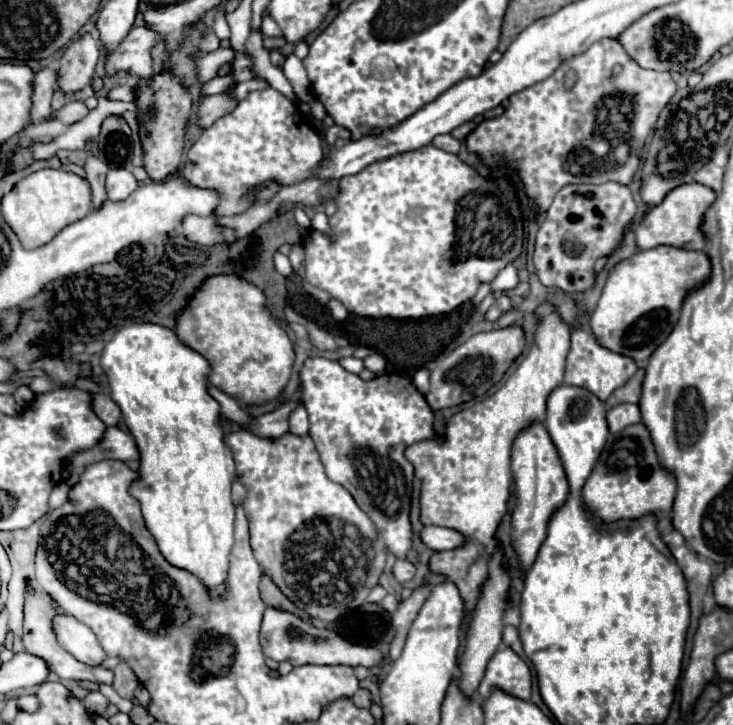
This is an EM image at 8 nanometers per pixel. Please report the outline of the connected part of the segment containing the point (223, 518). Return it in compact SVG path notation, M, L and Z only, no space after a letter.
M131 323L131 327L121 327L119 331L115 331L115 335L111 337L111 341L105 343L105 349L101 353L101 363L99 363L109 379L109 387L111 387L111 399L121 407L123 413L123 421L129 427L131 435L135 437L135 443L139 447L141 453L141 469L139 469L139 481L133 483L131 487L131 495L141 503L141 511L147 523L147 529L151 531L151 535L155 537L161 553L165 555L165 559L181 569L191 571L193 575L197 575L211 593L221 593L225 589L225 577L227 577L227 569L229 569L229 551L233 547L233 521L235 521L235 507L231 503L231 483L235 479L235 463L231 457L229 447L223 441L223 431L219 425L219 403L209 395L209 373L211 367L207 363L207 359L203 359L203 355L199 355L197 351L191 351L191 347L179 343L177 335L173 329L167 329L163 325L157 323Z

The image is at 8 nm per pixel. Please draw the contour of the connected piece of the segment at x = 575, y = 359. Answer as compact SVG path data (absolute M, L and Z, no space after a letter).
M573 331L571 333L571 351L567 355L567 367L565 367L565 385L575 385L591 391L599 401L607 401L607 397L621 385L629 381L629 377L637 371L637 365L633 359L627 359L625 355L607 351L601 347L595 337L589 331Z

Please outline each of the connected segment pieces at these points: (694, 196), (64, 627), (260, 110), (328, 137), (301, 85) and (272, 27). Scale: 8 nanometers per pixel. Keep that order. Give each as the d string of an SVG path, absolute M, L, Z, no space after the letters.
M685 183L685 185L675 187L649 215L643 217L643 221L635 229L637 247L653 249L659 245L671 245L671 247L681 247L681 249L689 249L689 251L703 251L707 241L705 241L699 225L701 225L701 219L703 219L707 207L713 201L715 201L715 193L701 183Z
M57 613L51 619L51 629L55 631L57 643L83 663L99 665L107 657L101 645L97 643L95 633L87 625L79 623L73 615Z
M265 87L259 91L251 91L229 115L221 117L209 129L201 133L201 137L193 143L187 155L187 163L181 169L181 175L197 187L217 189L221 193L221 205L215 215L237 215L249 209L253 203L251 199L243 199L243 193L257 183L267 179L279 179L283 185L293 185L307 179L309 171L321 161L323 157L323 143L319 135L301 119L295 103L283 97L273 87Z
M339 125L329 127L327 133L325 133L325 141L327 141L329 145L333 145L337 139L349 139L349 137L351 137L351 131L347 131L345 127L339 127Z
M289 55L287 61L285 61L285 65L281 69L283 69L285 77L289 79L289 83L291 83L293 91L297 93L297 97L301 101L309 103L313 99L313 95L311 95L311 83L307 79L307 71L305 71L301 59L297 59L295 55Z
M263 17L263 27L261 27L261 31L263 31L265 37L283 37L279 25L277 25L271 17Z

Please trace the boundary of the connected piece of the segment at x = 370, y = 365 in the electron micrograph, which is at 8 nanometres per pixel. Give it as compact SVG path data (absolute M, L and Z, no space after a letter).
M379 353L369 355L369 357L367 357L367 369L369 369L373 375L383 375L383 373L385 373L385 359L383 359L383 355L379 355Z

